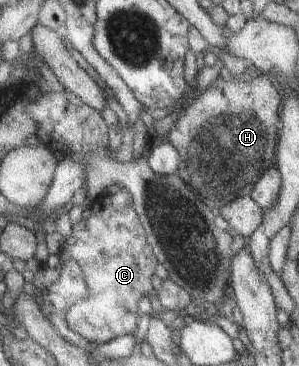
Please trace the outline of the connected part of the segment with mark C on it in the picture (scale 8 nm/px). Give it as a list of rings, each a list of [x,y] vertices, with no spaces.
[[[119,186],[119,190],[115,194],[102,194],[93,204],[95,214],[91,214],[85,220],[79,220],[73,225],[71,239],[65,244],[65,248],[61,250],[61,264],[56,268],[43,266],[39,268],[39,274],[60,274],[59,268],[62,269],[63,263],[71,259],[79,262],[85,276],[89,294],[85,296],[85,300],[79,300],[77,304],[73,304],[67,310],[66,322],[74,332],[85,338],[85,340],[95,344],[105,344],[111,342],[119,336],[134,334],[139,322],[139,300],[145,297],[153,290],[151,284],[151,276],[155,274],[155,268],[159,266],[159,260],[155,256],[153,248],[147,240],[146,228],[143,227],[139,219],[138,211],[134,206],[133,196],[125,186]]]

